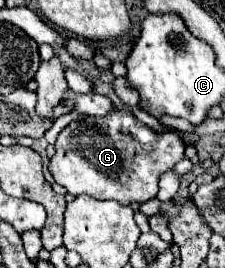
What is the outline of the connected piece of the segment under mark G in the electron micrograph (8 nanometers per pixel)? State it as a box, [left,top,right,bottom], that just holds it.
[50,109,184,205]

